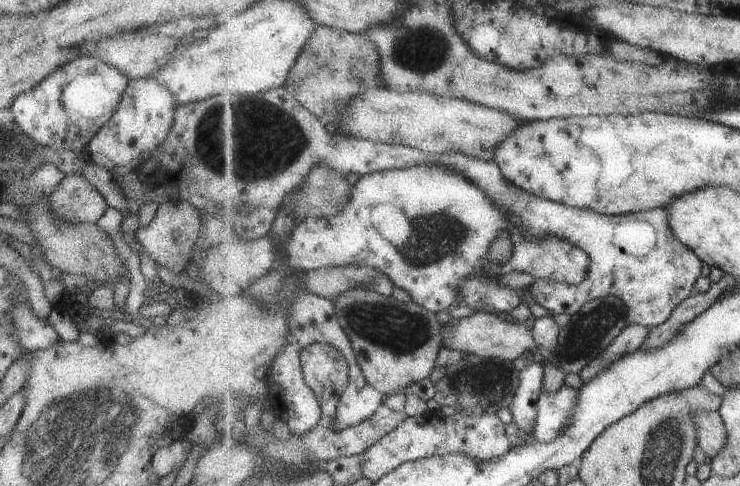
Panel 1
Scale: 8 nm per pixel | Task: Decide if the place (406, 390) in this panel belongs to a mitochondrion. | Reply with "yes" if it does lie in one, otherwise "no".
no

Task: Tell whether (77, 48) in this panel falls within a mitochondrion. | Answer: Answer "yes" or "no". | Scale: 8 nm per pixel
no

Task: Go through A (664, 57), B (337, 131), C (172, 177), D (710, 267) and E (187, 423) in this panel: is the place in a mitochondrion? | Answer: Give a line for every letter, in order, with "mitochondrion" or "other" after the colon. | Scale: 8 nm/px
A: other
B: other
C: other
D: other
E: other

